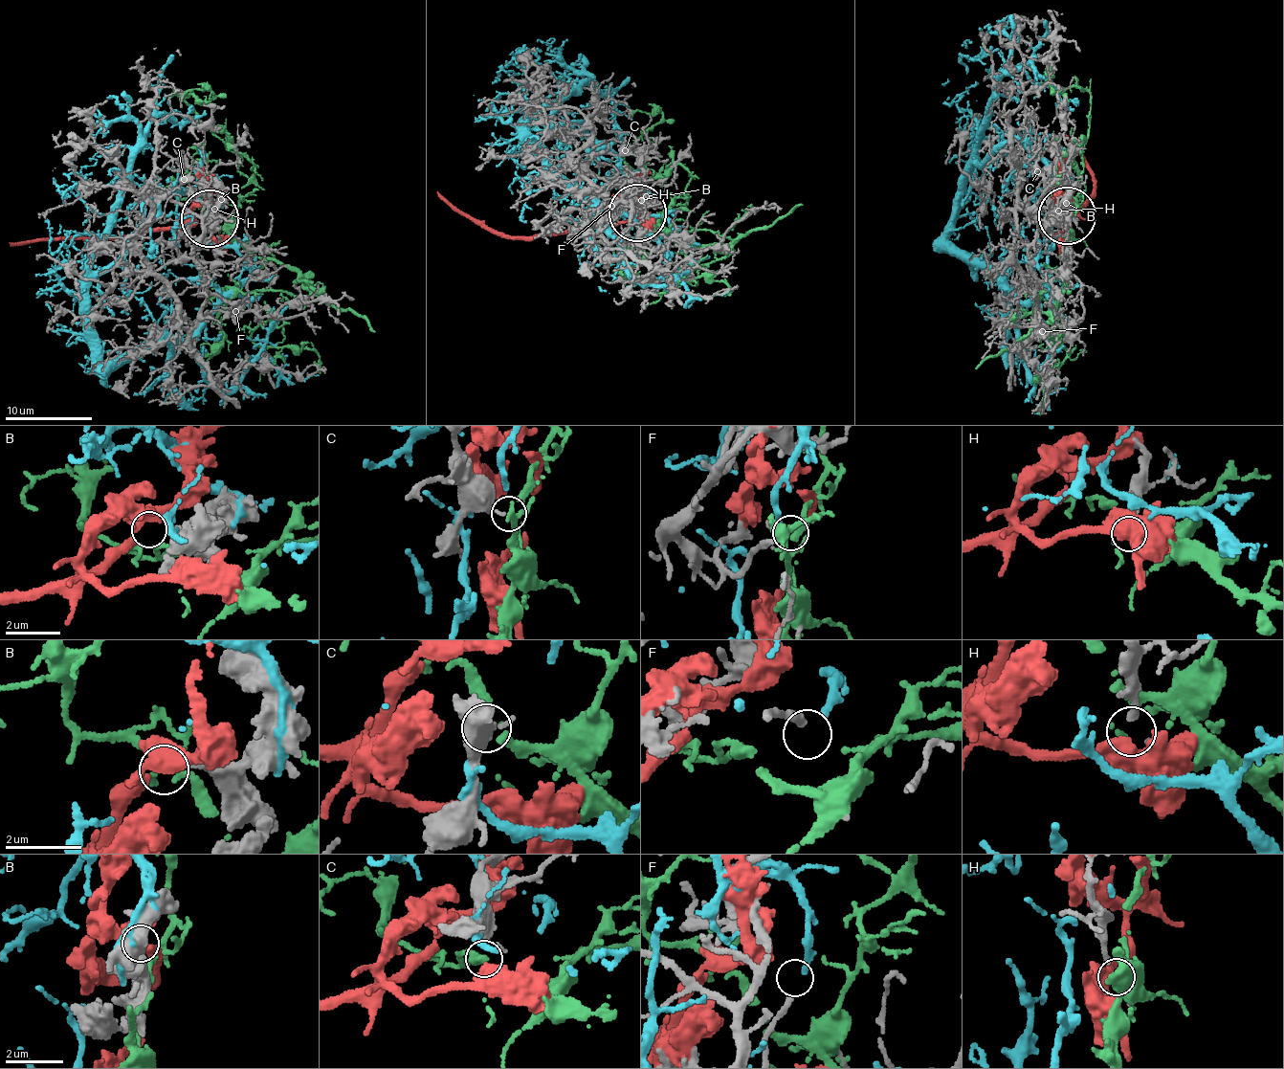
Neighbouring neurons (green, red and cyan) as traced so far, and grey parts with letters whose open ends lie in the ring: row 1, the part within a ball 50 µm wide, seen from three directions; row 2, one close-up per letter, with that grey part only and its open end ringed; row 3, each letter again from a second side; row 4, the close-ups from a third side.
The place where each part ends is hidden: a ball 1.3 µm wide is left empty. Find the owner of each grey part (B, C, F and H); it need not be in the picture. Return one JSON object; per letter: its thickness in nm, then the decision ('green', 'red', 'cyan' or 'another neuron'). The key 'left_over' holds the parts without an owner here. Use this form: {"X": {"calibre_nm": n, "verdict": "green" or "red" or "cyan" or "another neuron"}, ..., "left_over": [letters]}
{"B": {"calibre_nm": 280, "verdict": "red"}, "C": {"calibre_nm": 400, "verdict": "green"}, "F": {"calibre_nm": 190, "verdict": "another neuron"}, "H": {"calibre_nm": 120, "verdict": "another neuron"}, "left_over": ["F", "H"]}

